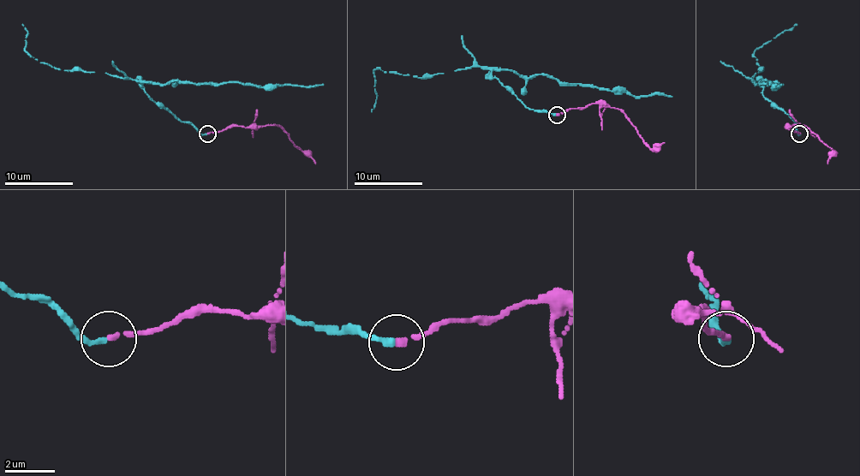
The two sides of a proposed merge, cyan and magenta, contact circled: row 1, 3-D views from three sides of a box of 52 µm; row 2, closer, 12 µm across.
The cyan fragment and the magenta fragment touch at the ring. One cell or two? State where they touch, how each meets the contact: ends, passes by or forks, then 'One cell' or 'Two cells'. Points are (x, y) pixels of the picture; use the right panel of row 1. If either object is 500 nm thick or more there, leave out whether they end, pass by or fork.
Place: (799, 133). At the ring cyan ends. At the ring magenta ends. One cell

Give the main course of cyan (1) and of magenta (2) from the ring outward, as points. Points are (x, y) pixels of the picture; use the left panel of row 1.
1: (207, 134), (200, 134), (190, 124), (178, 121), (148, 97), (141, 87), (143, 82), (324, 84)
2: (207, 134), (236, 126), (279, 126), (315, 163)

